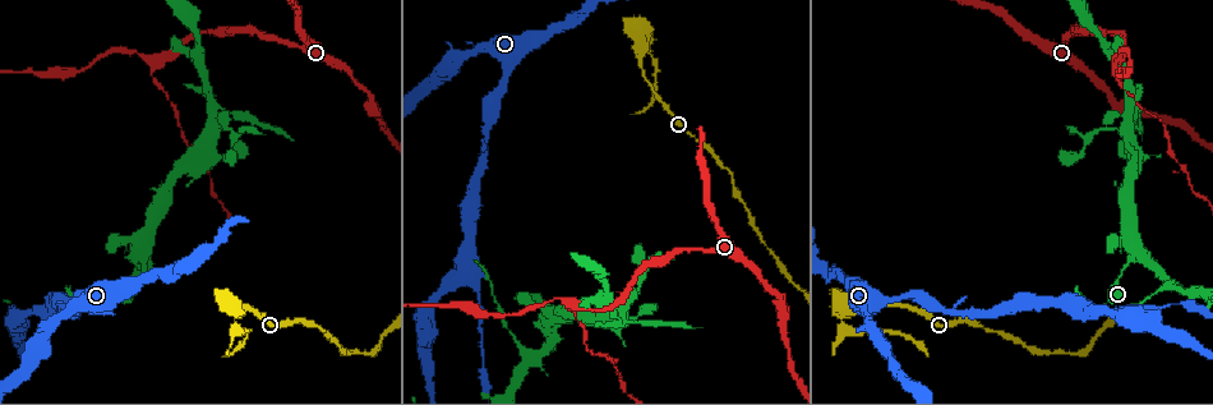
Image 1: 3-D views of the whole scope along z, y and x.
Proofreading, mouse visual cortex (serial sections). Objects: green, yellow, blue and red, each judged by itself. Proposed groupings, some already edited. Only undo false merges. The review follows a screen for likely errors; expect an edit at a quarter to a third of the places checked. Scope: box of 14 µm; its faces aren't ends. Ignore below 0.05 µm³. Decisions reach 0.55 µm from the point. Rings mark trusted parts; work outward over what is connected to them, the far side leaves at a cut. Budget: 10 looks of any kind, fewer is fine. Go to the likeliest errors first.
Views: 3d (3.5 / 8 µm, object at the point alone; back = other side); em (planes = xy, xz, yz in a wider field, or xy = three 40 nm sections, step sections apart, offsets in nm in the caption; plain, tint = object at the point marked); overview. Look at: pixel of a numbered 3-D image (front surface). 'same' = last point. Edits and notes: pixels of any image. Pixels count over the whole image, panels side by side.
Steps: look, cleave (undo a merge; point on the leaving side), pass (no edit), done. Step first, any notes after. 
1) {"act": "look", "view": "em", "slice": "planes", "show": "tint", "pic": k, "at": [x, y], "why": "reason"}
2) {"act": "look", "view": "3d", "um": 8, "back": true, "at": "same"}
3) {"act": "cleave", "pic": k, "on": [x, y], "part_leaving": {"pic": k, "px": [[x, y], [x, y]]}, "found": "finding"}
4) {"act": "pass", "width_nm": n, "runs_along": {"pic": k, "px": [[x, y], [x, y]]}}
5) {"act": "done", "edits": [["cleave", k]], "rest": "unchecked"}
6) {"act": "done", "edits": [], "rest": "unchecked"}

{"act": "look", "view": "3d", "um": 3.5, "pic": 1, "at": [228, 305], "why": "abrupt turn"}

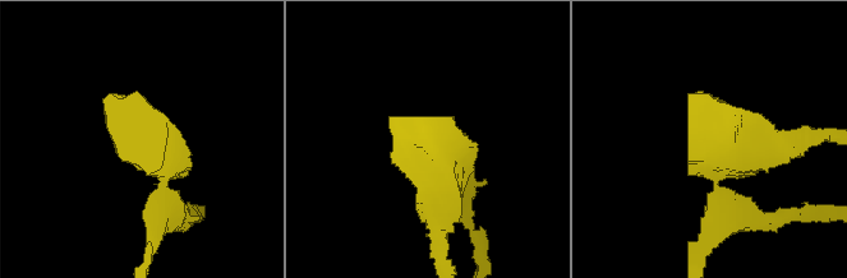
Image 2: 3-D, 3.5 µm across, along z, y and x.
{"act": "cleave", "pic": 2, "on": [709, 222], "part_leaving": {"pic": 2, "px": [[714, 184], [754, 218], [816, 214]]}, "found": "two cells meet here"}

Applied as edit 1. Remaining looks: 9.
{"act": "look", "view": "overview", "why": "see it whole again"}

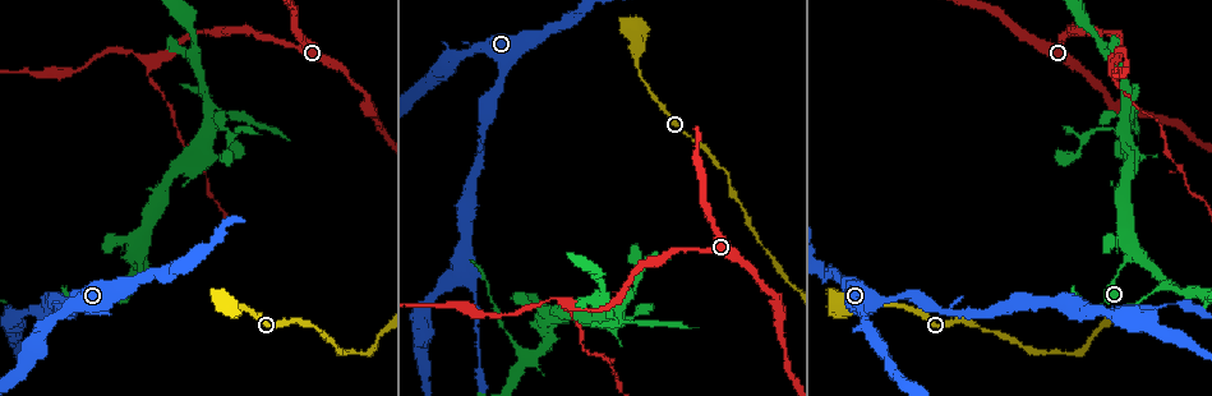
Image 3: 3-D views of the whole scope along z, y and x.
{"act": "look", "view": "3d", "um": 3.5, "pic": 3, "at": [1149, 294], "why": "sudden change in width"}

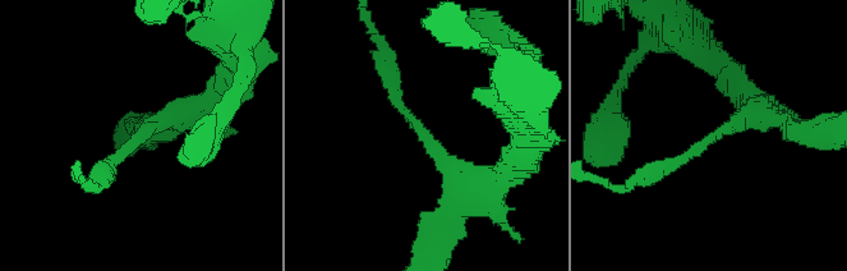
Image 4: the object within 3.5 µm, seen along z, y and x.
{"act": "look", "view": "em", "slice": "planes", "show": "tint", "pic": 4, "at": [139, 135], "arm_widths_nm": [150, 350]}

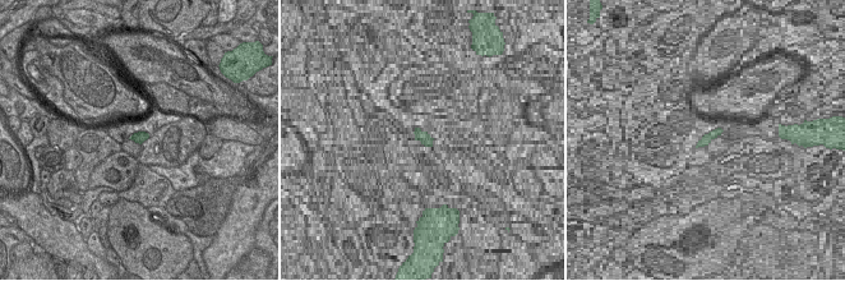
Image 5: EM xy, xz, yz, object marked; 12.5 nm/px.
{"act": "pass", "runs_along": {"pic": 4, "px": [[484, 185], [433, 150], [390, 74]]}, "found": "one cell here"}

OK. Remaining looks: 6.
{"act": "look", "view": "3d", "um": 8, "pic": 3, "at": [560, 299], "why": "calibre changes"}

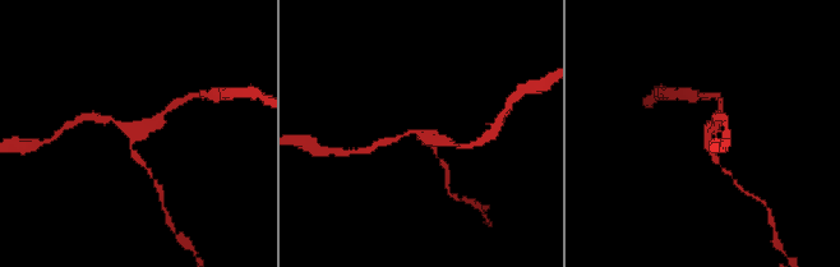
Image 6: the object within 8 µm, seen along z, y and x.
{"act": "look", "view": "3d", "um": 3.5, "pic": 6, "at": [712, 129]}

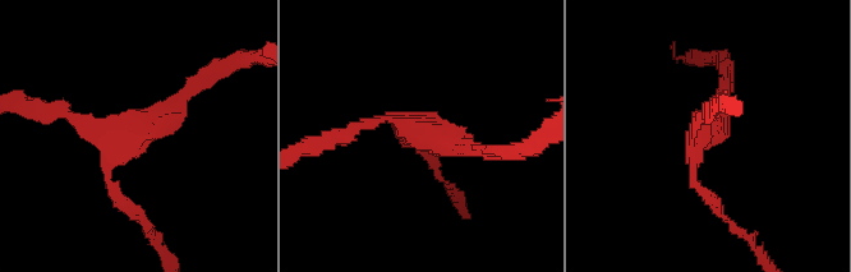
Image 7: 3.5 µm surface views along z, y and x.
{"act": "look", "view": "em", "slice": "xy", "step": 5, "show": "tint", "pic": 7, "at": [699, 138], "arms": 3, "arm_widths_nm": [100, 150, 250], "why": "shape alone is not enough"}

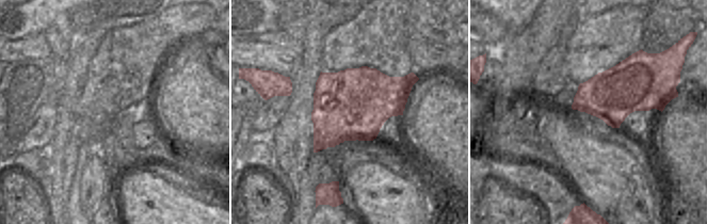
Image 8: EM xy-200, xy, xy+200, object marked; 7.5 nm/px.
{"act": "pass", "width_nm": 550, "runs_along": {"pic": 7, "px": [[191, 90], [124, 137], [50, 110]]}, "found": "one cell here"}

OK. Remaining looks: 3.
{"act": "look", "view": "3d", "um": 8, "pic": 3, "at": [1130, 109], "why": "four arms meet"}

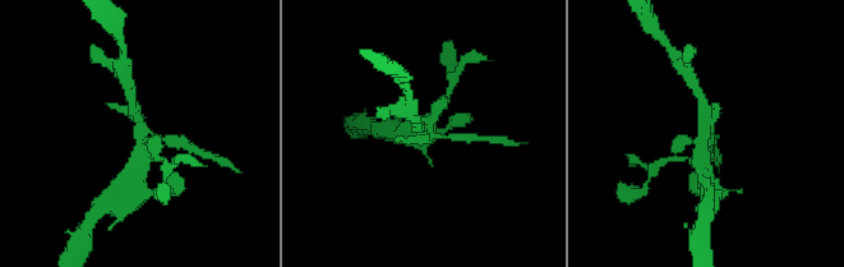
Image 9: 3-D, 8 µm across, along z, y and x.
{"act": "look", "view": "em", "slice": "xy", "step": 5, "show": "tint", "pic": 9, "at": [708, 129], "why": "now the EM"}

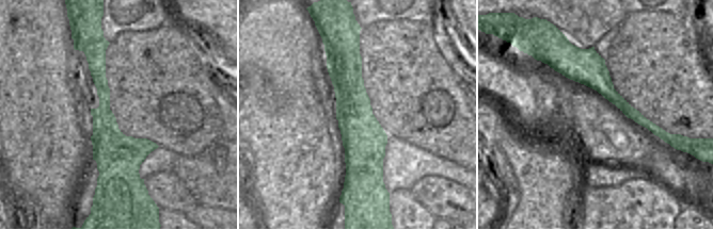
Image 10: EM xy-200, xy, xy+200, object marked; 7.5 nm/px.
{"act": "cleave", "pic": 9, "on": [173, 143], "part_leaving": {"pic": 9, "px": [[436, 136], [475, 136], [487, 138]]}, "found": "a second cell is stuck on"}

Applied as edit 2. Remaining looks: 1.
{"act": "done", "edits": [["cleave", 2], ["cleave", 9]], "rest": "unchecked"}

